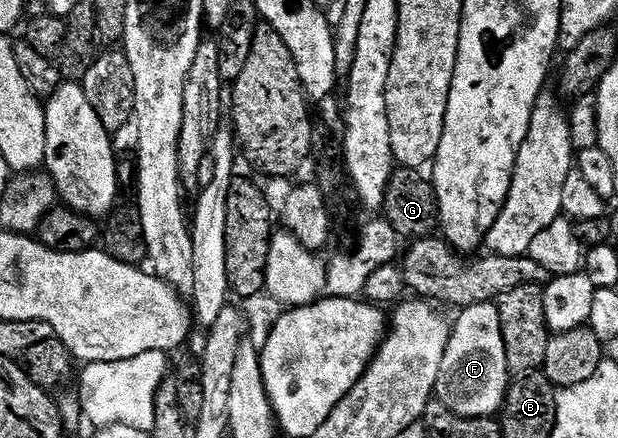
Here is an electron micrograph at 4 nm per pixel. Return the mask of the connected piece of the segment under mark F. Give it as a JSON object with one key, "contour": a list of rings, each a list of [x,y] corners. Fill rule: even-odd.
{"contour":[[[491,301],[472,304],[470,307],[463,309],[458,316],[458,319],[453,319],[450,328],[450,339],[448,340],[448,348],[444,352],[444,360],[440,360],[440,376],[436,380],[436,388],[434,389],[437,401],[442,402],[448,408],[452,408],[452,412],[456,412],[465,418],[494,418],[506,404],[506,392],[510,389],[510,383],[512,381],[512,371],[508,364],[508,352],[504,348],[504,332],[500,328],[500,312],[498,311],[497,305]]]}

